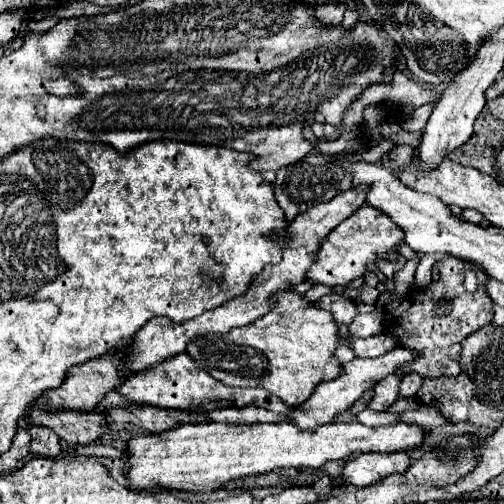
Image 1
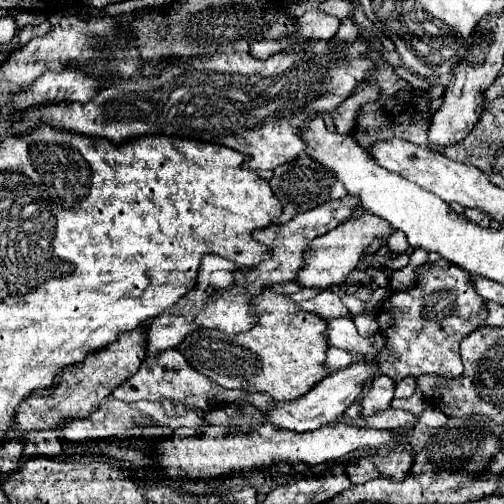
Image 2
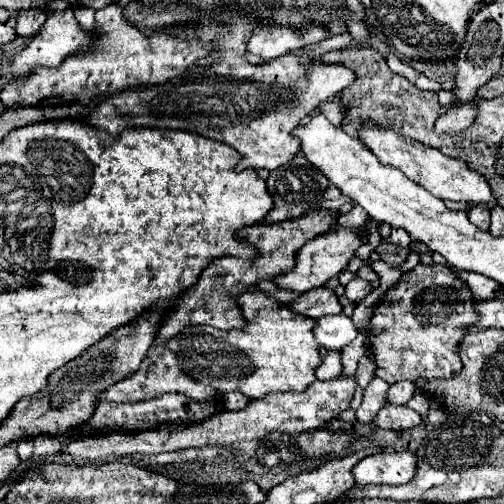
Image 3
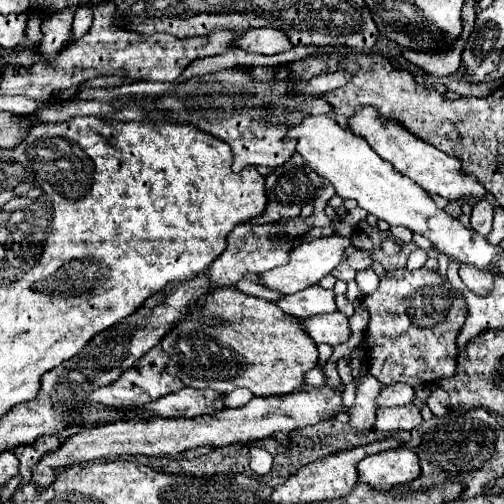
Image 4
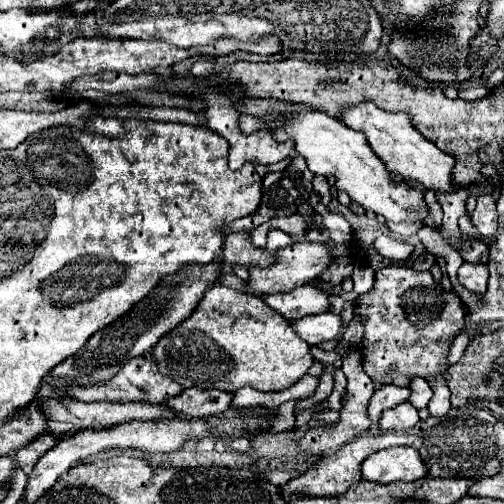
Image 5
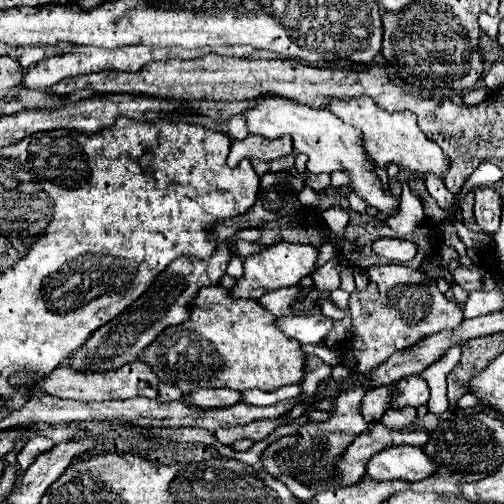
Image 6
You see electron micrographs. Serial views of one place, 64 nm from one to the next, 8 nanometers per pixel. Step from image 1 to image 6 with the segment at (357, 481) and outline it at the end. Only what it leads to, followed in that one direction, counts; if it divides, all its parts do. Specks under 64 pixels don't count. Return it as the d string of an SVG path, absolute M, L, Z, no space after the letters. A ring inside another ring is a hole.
M392 446L378 452L366 468L372 480L408 480L418 482L436 472L432 458L418 446Z

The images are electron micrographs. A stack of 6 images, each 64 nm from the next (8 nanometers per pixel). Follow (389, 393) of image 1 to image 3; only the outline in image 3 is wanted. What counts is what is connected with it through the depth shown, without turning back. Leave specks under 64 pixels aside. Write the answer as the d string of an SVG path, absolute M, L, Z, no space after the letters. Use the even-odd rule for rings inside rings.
M374 376L372 382L364 388L362 404L356 410L356 420L360 424L368 424L368 422L374 420L374 416L378 414L378 410L386 404L386 392L388 392L388 388L390 388L390 384L386 384L378 376Z

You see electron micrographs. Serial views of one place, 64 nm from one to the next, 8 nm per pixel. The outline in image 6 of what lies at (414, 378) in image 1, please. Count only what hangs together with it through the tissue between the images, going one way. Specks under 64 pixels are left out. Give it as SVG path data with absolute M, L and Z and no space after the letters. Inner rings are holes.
M380 386L380 388L368 390L360 404L360 414L364 416L364 420L378 422L382 418L382 414L388 410L388 406L390 406L388 402L394 392L396 392L394 386Z

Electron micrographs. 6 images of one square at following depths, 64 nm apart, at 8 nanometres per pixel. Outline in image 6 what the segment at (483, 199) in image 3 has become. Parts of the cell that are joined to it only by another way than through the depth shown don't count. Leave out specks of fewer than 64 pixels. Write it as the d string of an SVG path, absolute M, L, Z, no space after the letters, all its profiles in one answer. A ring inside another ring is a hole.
M362 96L362 98L350 98L350 100L338 100L332 98L332 102L328 104L330 110L342 118L344 122L352 124L354 128L358 128L364 136L364 150L368 152L368 156L372 156L374 164L378 164L380 168L386 168L386 164L396 162L400 166L400 170L406 170L414 176L424 178L426 174L438 174L440 178L446 176L448 172L448 158L444 156L444 152L432 142L428 140L422 130L416 124L416 116L412 112L386 112L382 108L378 108L374 104L372 98Z

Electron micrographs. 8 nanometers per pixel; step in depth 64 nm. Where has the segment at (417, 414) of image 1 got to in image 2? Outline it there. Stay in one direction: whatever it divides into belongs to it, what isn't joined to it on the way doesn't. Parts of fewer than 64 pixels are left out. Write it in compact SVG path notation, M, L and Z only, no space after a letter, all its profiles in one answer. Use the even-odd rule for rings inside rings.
M428 406L420 416L418 420L426 426L444 426L448 422L448 416L444 416L444 412L440 412L440 408L436 406Z

